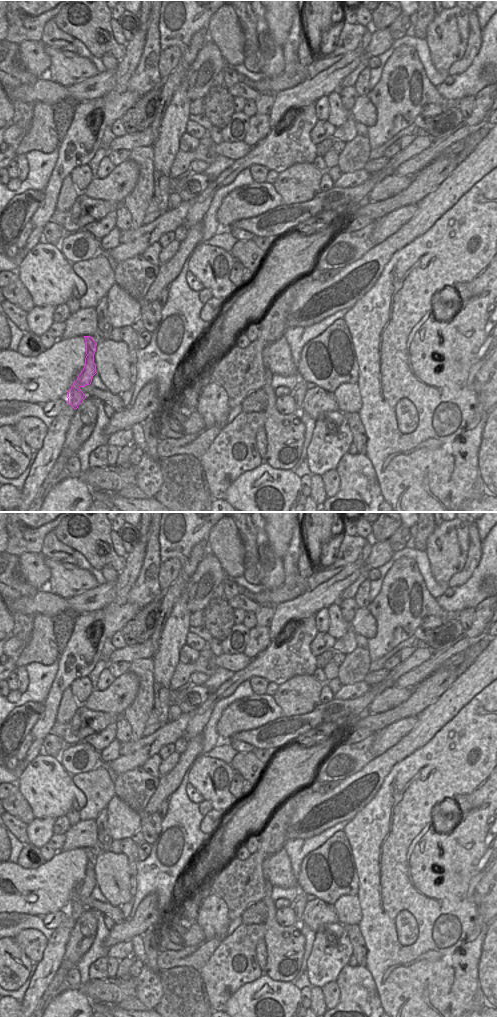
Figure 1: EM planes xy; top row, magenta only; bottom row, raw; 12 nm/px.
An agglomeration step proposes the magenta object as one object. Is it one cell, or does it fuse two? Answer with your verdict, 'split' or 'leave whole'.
split

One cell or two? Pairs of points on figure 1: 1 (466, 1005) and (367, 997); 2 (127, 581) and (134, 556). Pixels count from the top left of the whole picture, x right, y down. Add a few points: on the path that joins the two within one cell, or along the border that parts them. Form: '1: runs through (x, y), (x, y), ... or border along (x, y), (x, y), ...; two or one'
1: border along (371, 976), (382, 1006); two
2: runs through (129, 575), (134, 562); one

